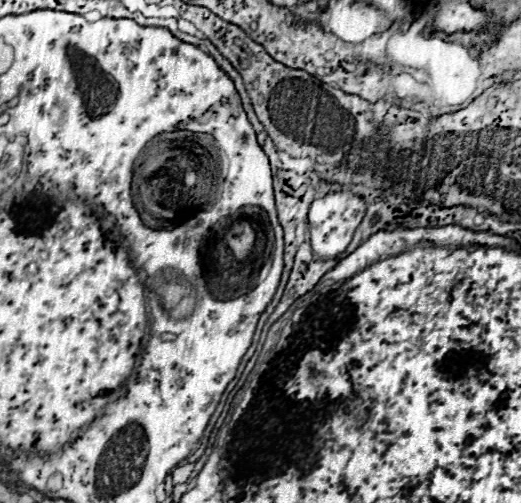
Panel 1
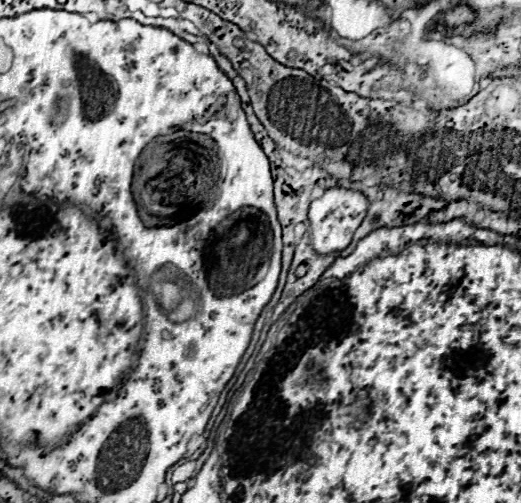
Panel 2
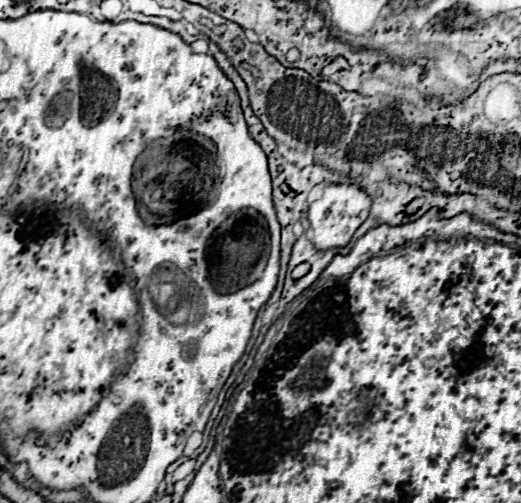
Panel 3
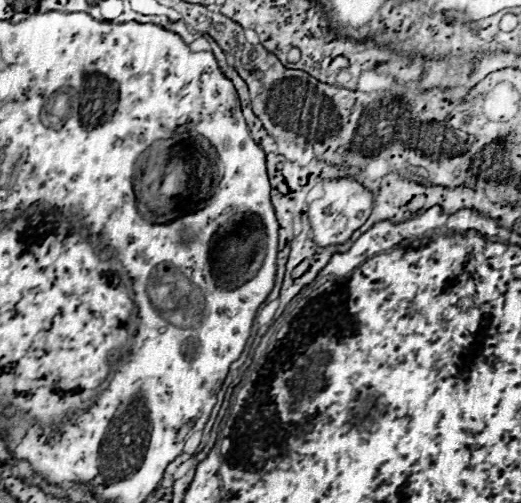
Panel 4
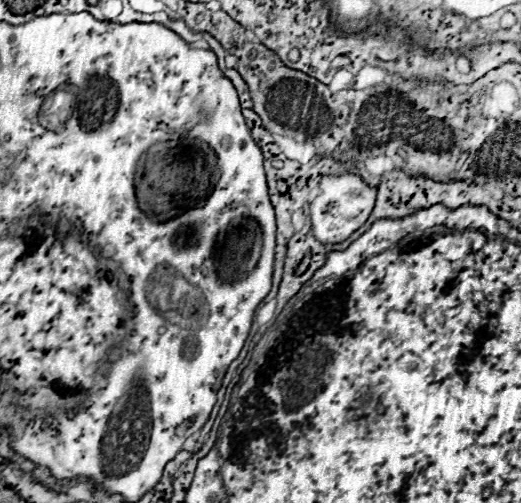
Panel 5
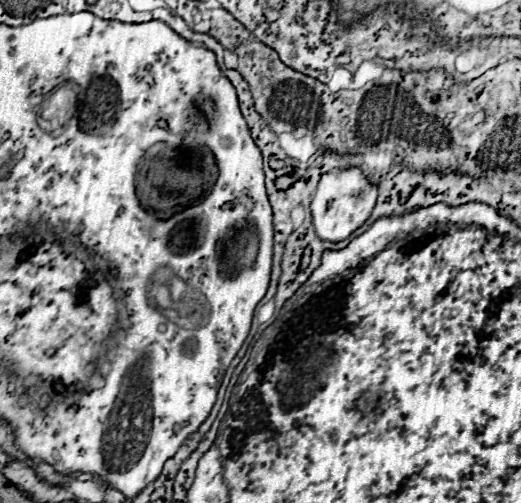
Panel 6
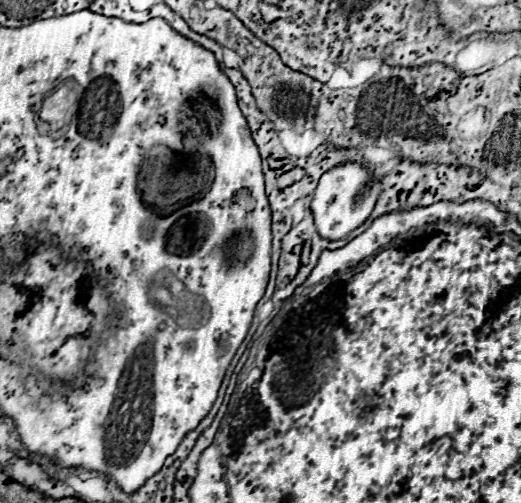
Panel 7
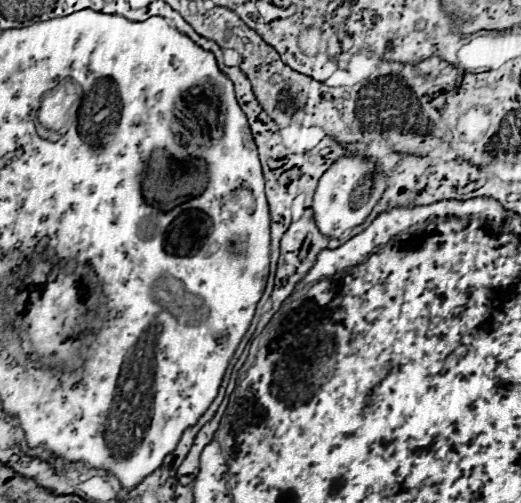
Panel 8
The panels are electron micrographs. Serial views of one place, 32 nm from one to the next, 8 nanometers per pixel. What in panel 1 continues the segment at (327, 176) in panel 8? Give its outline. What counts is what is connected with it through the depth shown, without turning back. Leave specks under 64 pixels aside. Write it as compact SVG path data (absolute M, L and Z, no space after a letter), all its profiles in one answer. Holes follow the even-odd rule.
M334 192L324 196L322 200L314 200L308 212L308 222L310 222L312 250L316 252L316 256L320 256L320 260L330 260L342 254L348 248L356 228L360 226L364 212L366 212L364 200L358 196L348 196L344 192Z

